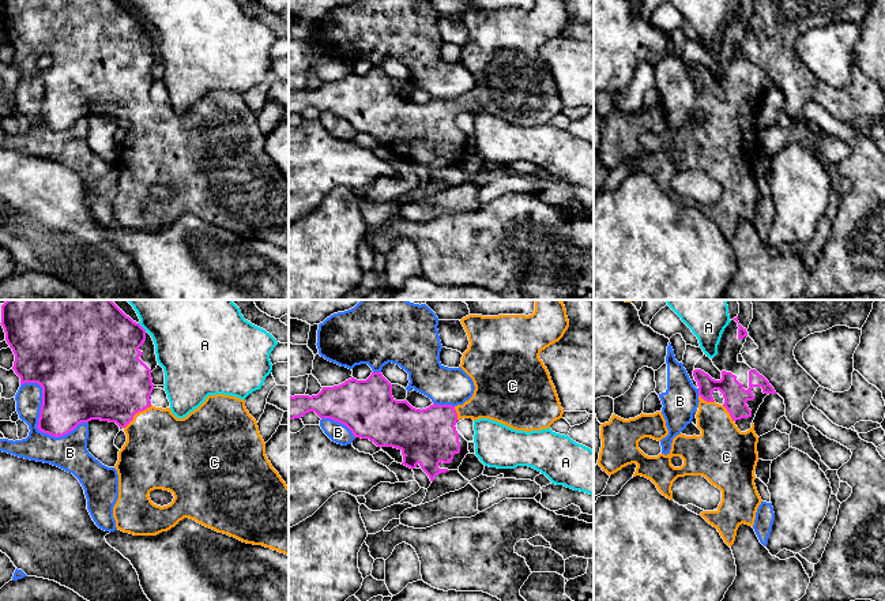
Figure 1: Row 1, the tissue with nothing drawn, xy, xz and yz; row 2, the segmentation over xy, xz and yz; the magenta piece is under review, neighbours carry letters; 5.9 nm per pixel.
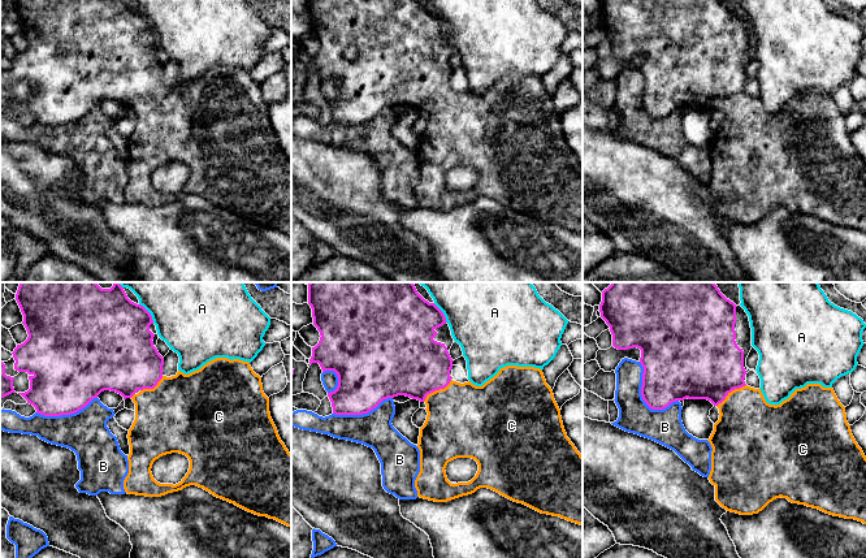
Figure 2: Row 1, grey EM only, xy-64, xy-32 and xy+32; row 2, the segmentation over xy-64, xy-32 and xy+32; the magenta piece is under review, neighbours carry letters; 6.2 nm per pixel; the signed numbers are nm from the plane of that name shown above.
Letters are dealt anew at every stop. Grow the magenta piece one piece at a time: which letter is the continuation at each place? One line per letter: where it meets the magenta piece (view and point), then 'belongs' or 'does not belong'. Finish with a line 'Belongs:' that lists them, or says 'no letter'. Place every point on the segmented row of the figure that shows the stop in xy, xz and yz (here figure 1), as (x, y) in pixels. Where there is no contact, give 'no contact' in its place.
A: xy (140, 326) | does not belong
B: xy (38, 423) | does not belong
C: xy (136, 412) | belongs
Belongs: C

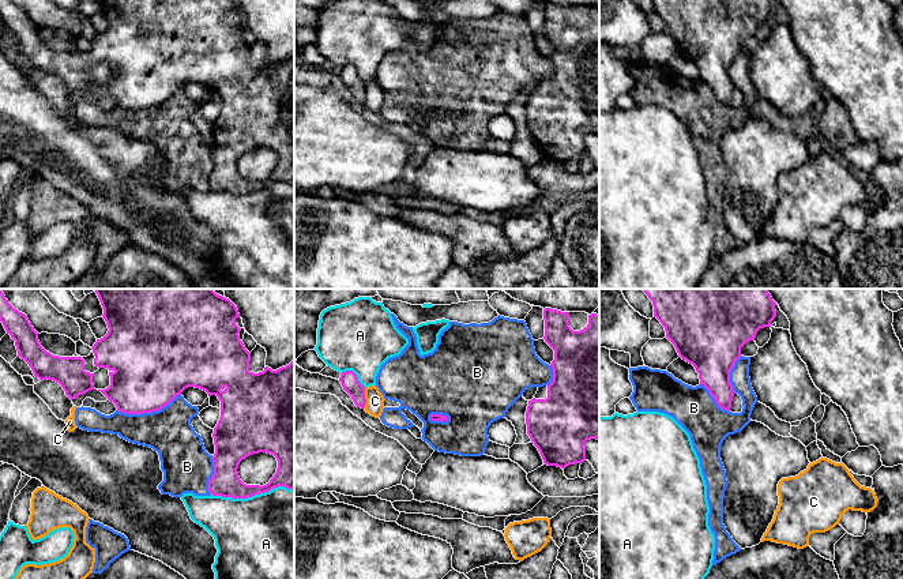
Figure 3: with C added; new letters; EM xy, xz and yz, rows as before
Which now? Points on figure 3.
A: xy (252, 495) | does not belong
B: xy (149, 412) | does not belong
C: xz (364, 398) | does not belong
Belongs: no letter

